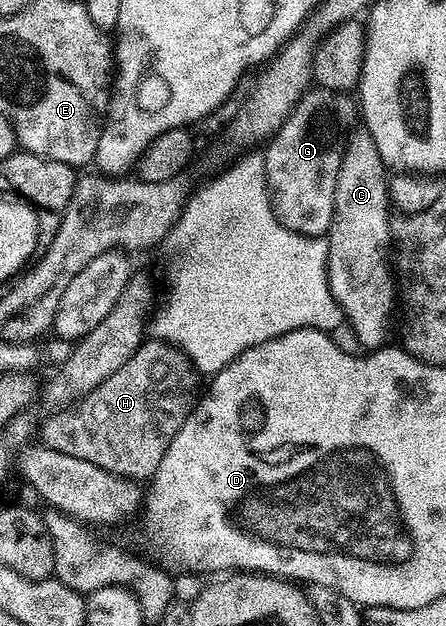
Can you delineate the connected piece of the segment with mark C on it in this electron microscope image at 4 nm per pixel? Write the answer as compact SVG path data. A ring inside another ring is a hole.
M358 128L358 131L351 138L347 137L344 142L342 163L336 180L332 224L329 234L324 238L324 278L330 283L330 292L338 302L339 311L355 330L364 348L381 348L387 345L390 317L393 314L395 317L396 314L396 278L392 273L391 259L388 257L388 251L392 246L390 241L392 207L387 194L387 181L388 170L380 160L380 152L376 152L372 136L364 128Z

